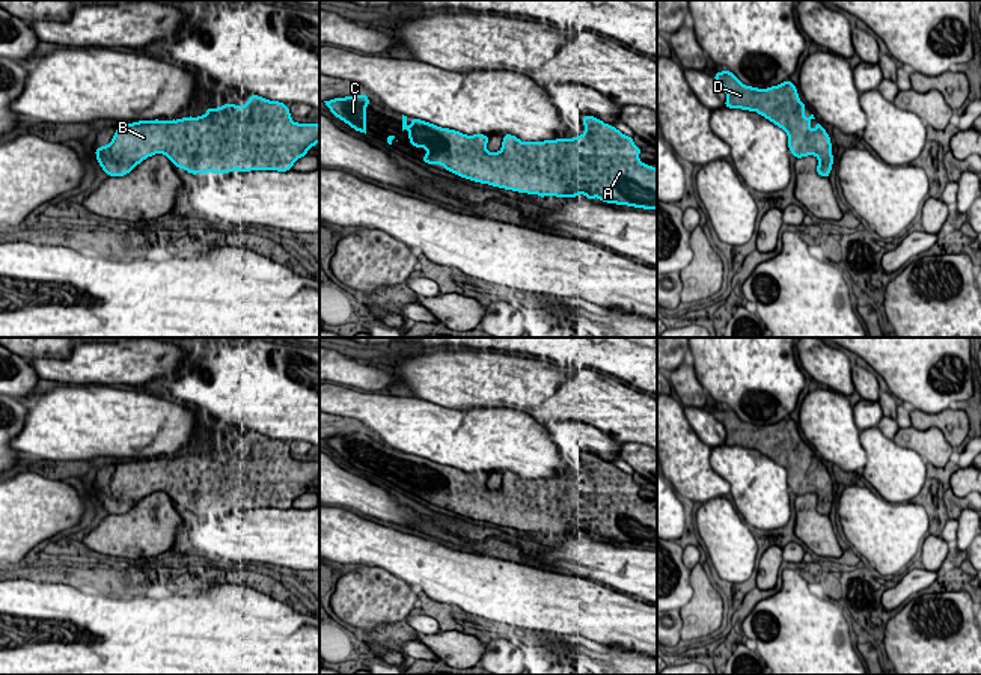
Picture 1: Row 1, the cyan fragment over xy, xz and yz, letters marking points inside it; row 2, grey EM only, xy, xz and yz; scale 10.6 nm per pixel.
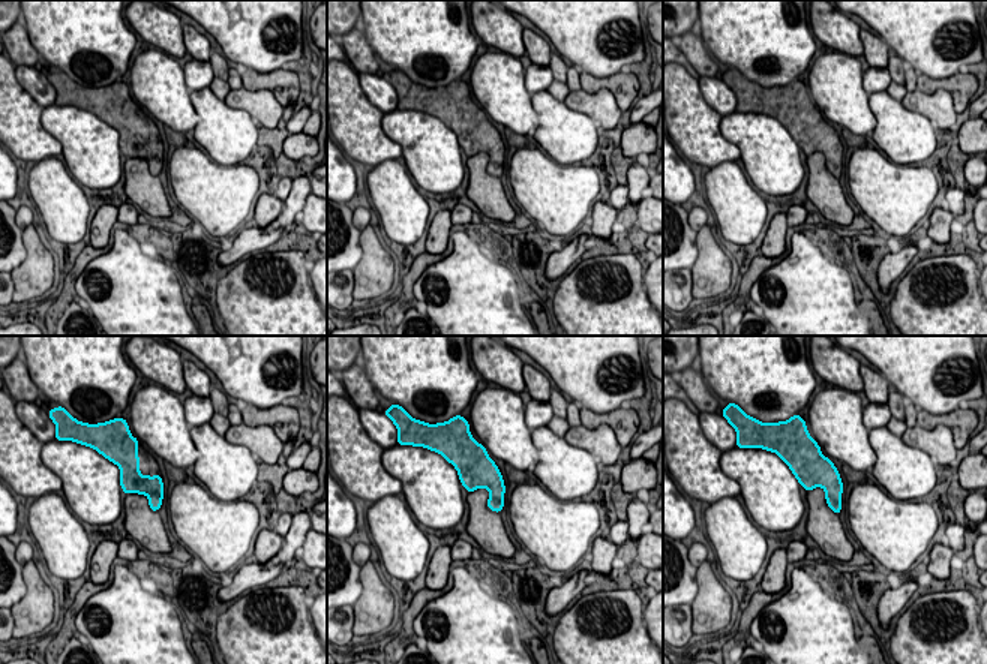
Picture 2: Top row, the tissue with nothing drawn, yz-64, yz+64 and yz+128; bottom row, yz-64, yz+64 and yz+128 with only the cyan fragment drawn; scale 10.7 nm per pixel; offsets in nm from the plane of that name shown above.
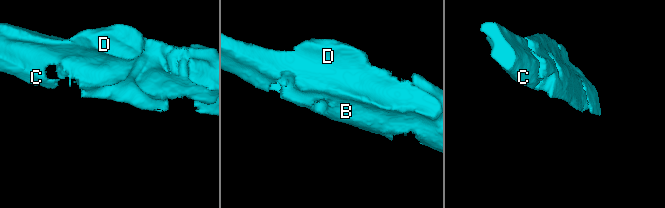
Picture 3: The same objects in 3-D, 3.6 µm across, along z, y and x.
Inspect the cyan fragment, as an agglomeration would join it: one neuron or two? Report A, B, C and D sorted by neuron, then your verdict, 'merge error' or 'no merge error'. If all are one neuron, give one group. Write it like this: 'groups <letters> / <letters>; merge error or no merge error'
groups A B C D; no merge error

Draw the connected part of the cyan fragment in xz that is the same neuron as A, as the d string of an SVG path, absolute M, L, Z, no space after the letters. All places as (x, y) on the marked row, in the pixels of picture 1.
M402 115L402 131L408 131L408 145L425 148L422 158L429 166L442 164L445 170L473 182L512 190L518 193L562 197L585 194L589 200L598 197L618 206L627 205L657 211L657 169L640 161L639 146L633 137L622 134L613 125L598 118L582 118L585 131L573 139L556 139L544 142L521 142L512 134L505 134L502 149L490 152L487 143L490 136L467 136L455 130L442 128L426 121Z

